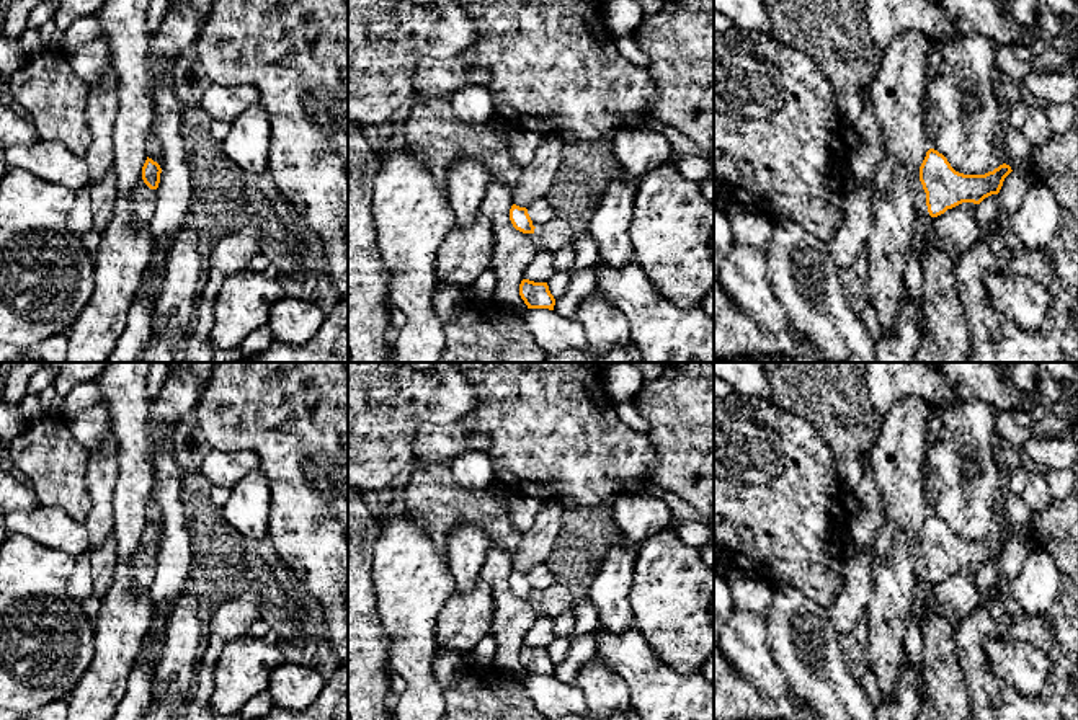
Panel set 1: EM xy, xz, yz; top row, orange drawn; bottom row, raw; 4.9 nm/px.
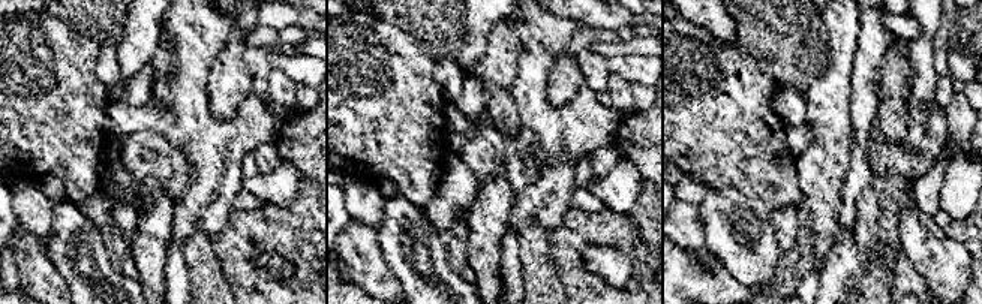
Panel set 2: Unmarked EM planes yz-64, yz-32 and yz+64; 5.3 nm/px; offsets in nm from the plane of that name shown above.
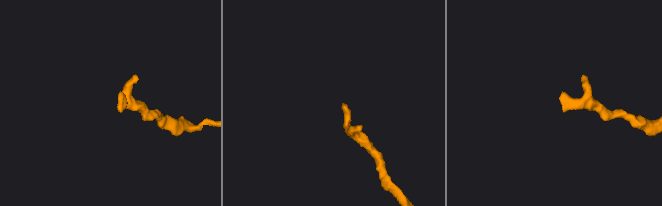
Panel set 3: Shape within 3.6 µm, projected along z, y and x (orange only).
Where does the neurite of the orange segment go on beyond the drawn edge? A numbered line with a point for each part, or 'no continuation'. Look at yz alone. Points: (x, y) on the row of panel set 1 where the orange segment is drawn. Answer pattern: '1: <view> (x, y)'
1: yz (920, 196)

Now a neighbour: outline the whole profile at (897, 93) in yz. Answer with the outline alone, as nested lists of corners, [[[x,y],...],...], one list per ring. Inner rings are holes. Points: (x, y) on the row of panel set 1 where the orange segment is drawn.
[[[920,28],[898,33],[887,46],[869,90],[882,145],[897,163],[890,186],[880,196],[869,194],[872,224],[864,250],[869,260],[867,294],[885,336],[895,335],[905,299],[905,264],[918,214],[915,181],[931,149],[923,126],[926,56],[928,38]]]

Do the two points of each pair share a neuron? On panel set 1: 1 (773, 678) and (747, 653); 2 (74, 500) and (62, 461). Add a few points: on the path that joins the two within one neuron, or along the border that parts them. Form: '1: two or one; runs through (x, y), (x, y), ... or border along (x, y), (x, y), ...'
1: one; runs through (766, 673), (753, 660)
2: one; runs through (69, 490), (69, 471)

